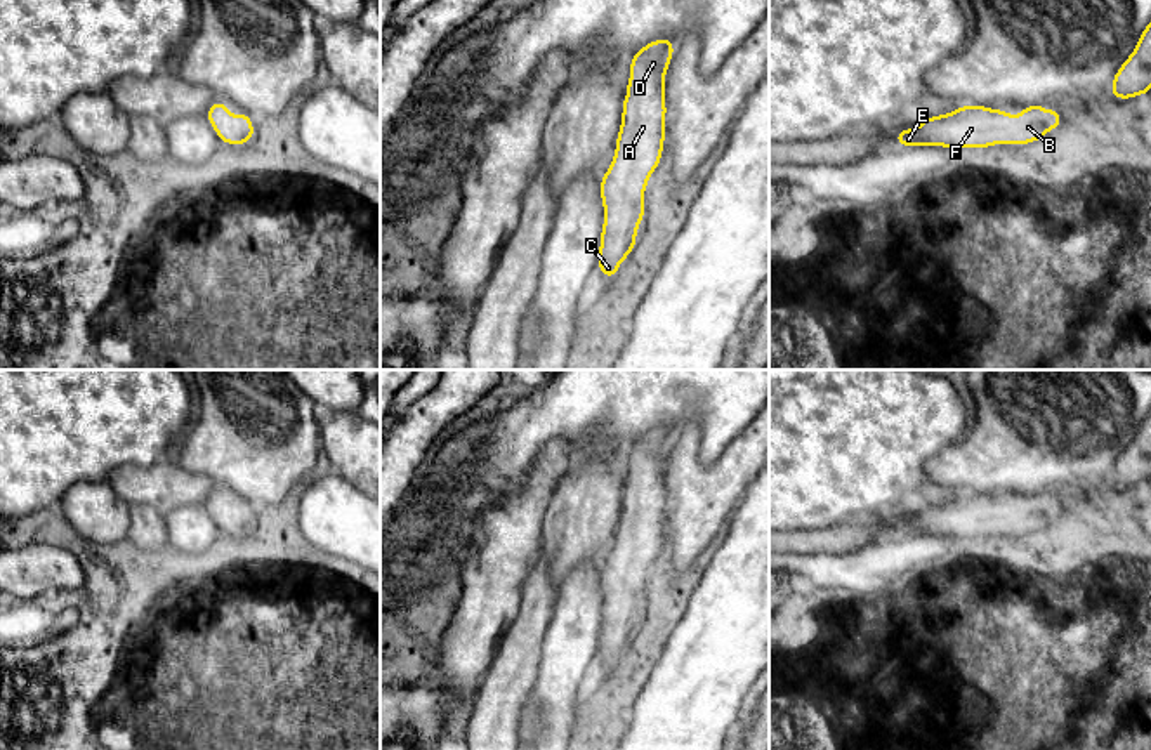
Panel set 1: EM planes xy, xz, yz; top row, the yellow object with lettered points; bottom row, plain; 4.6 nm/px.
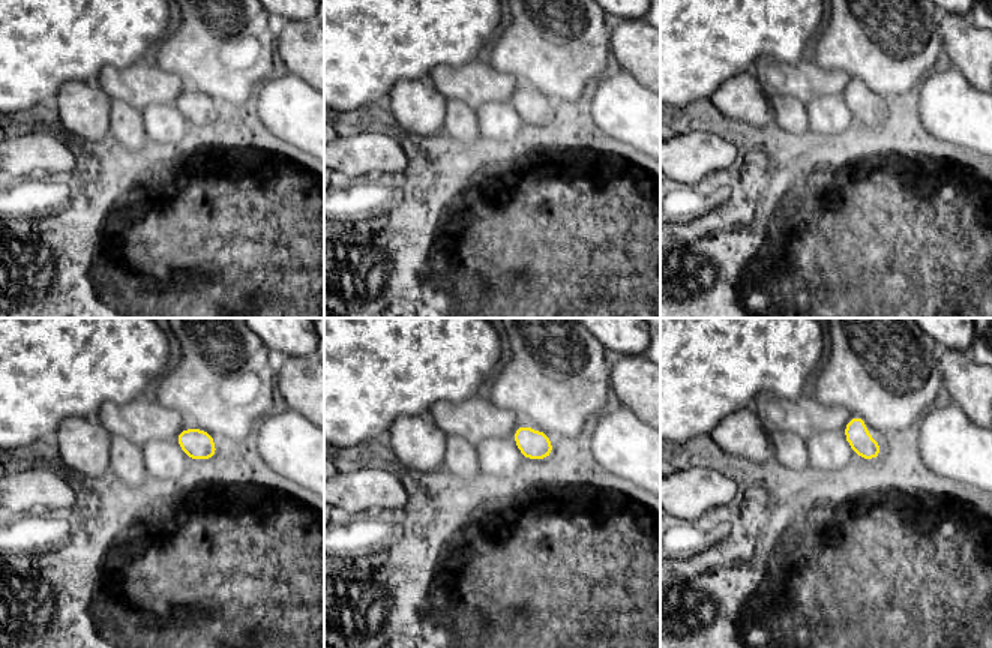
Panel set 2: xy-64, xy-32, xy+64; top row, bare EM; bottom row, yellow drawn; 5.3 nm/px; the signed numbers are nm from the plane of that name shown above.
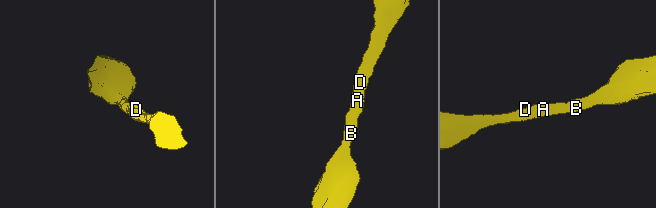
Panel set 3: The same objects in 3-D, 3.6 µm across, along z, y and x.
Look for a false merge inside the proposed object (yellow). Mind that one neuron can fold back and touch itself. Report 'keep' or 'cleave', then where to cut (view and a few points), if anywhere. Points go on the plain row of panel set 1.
keep | no cut

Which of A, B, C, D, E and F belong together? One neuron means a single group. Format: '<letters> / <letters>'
A B C D E F

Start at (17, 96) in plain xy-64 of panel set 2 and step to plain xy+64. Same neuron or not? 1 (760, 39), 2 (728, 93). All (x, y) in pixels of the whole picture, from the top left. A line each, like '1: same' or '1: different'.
1: same
2: different

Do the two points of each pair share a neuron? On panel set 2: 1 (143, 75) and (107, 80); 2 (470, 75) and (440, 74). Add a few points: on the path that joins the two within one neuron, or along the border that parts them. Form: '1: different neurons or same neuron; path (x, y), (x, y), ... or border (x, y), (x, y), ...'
1: same neuron; path (134, 80), (116, 80)
2: same neuron; path (462, 75), (447, 75)

